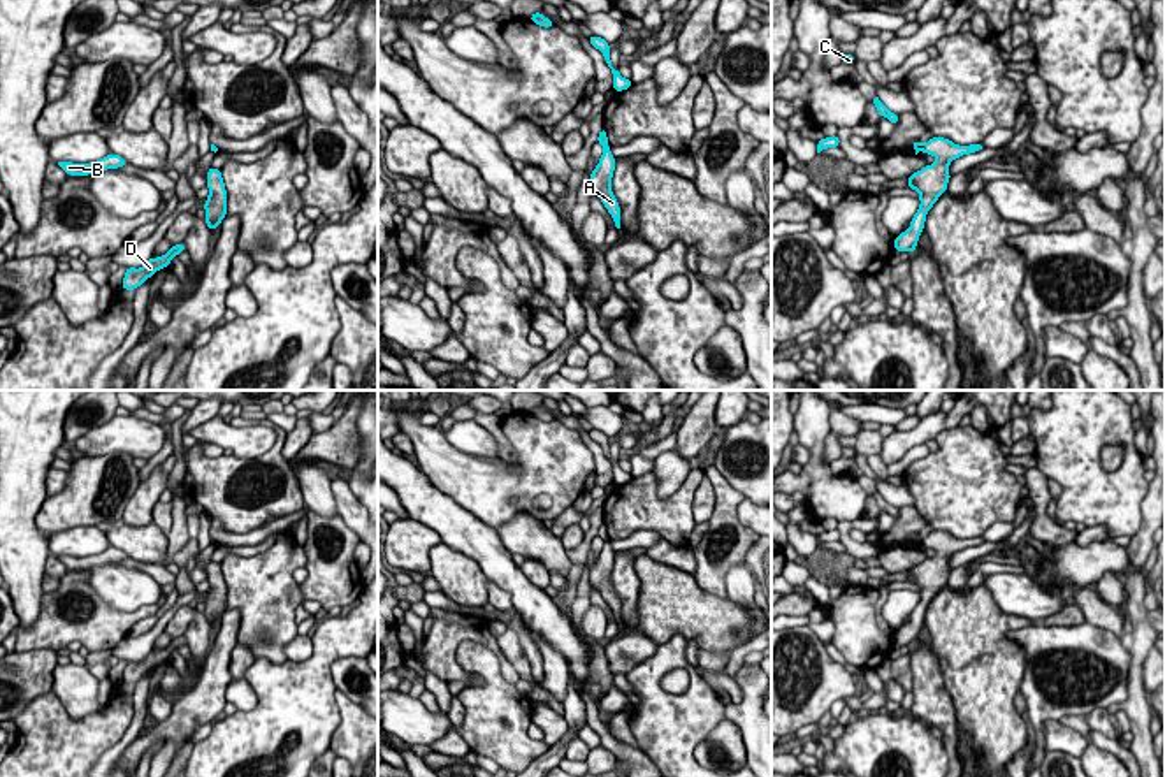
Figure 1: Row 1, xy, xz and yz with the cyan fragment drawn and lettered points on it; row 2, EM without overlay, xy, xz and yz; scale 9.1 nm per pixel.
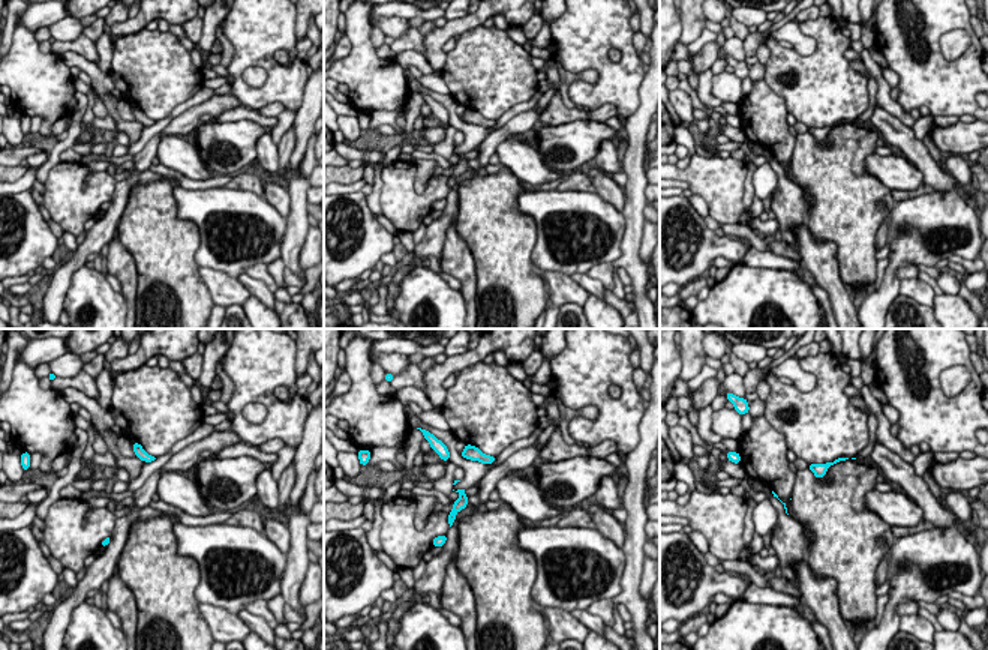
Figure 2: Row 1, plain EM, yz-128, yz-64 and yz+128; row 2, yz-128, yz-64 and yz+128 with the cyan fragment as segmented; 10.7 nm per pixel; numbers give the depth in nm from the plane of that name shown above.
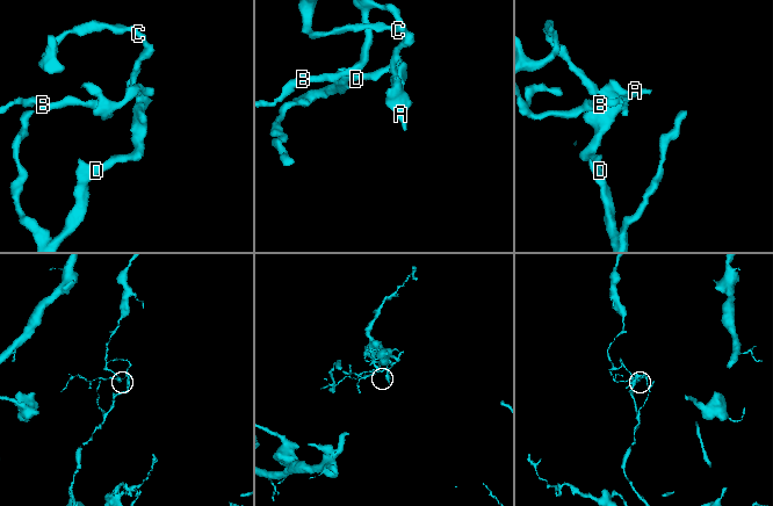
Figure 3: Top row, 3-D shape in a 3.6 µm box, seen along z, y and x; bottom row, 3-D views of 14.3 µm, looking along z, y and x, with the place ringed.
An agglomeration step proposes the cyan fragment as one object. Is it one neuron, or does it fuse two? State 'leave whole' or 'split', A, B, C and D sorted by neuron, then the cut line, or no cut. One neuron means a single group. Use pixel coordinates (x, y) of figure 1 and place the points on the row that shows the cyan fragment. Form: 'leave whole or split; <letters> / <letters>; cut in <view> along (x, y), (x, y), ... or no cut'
split; A D / B C; cut in yz along (923, 145), (919, 150)

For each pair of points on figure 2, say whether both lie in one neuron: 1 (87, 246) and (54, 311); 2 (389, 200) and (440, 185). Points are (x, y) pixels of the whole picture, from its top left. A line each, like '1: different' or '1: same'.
1: same
2: same

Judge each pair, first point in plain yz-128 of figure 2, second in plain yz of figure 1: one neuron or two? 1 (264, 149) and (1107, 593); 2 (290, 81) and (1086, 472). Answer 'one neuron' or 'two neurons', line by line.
1: one neuron
2: one neuron

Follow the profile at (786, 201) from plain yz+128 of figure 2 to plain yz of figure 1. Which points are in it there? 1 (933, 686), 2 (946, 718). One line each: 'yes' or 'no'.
1: yes
2: yes

